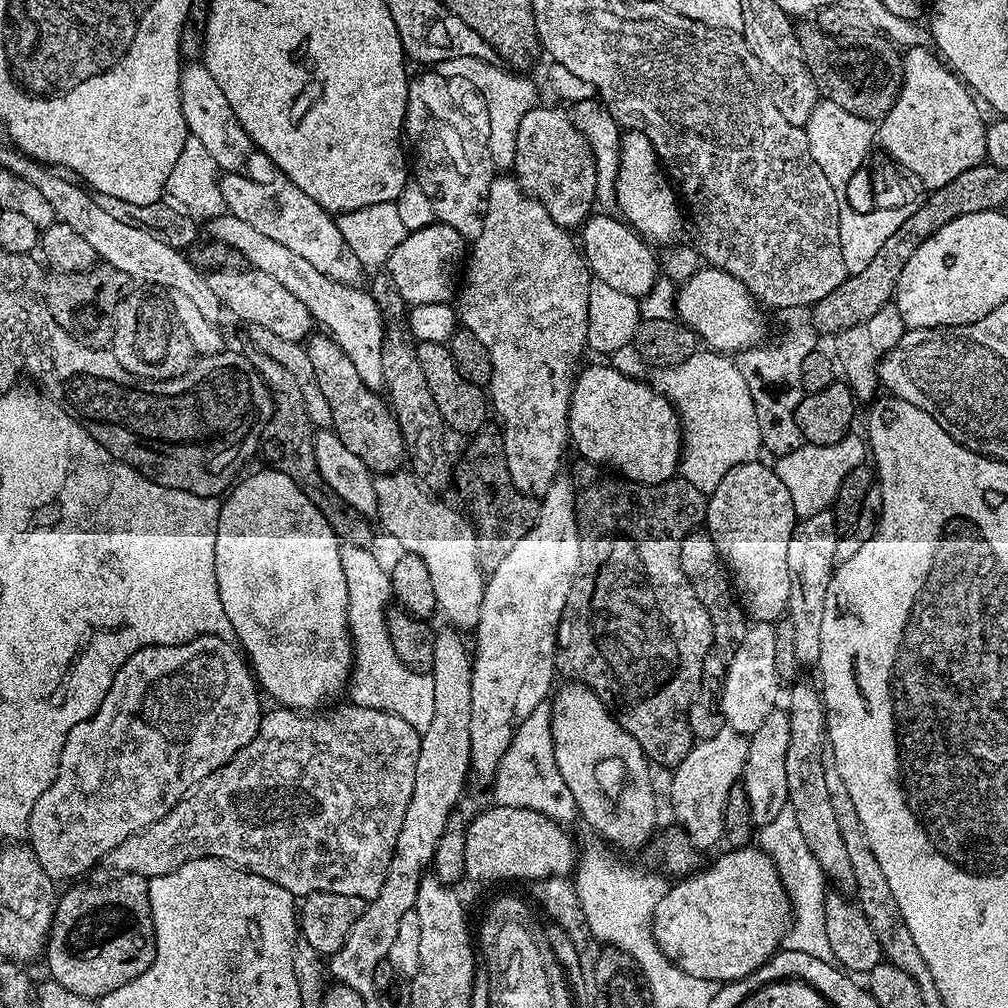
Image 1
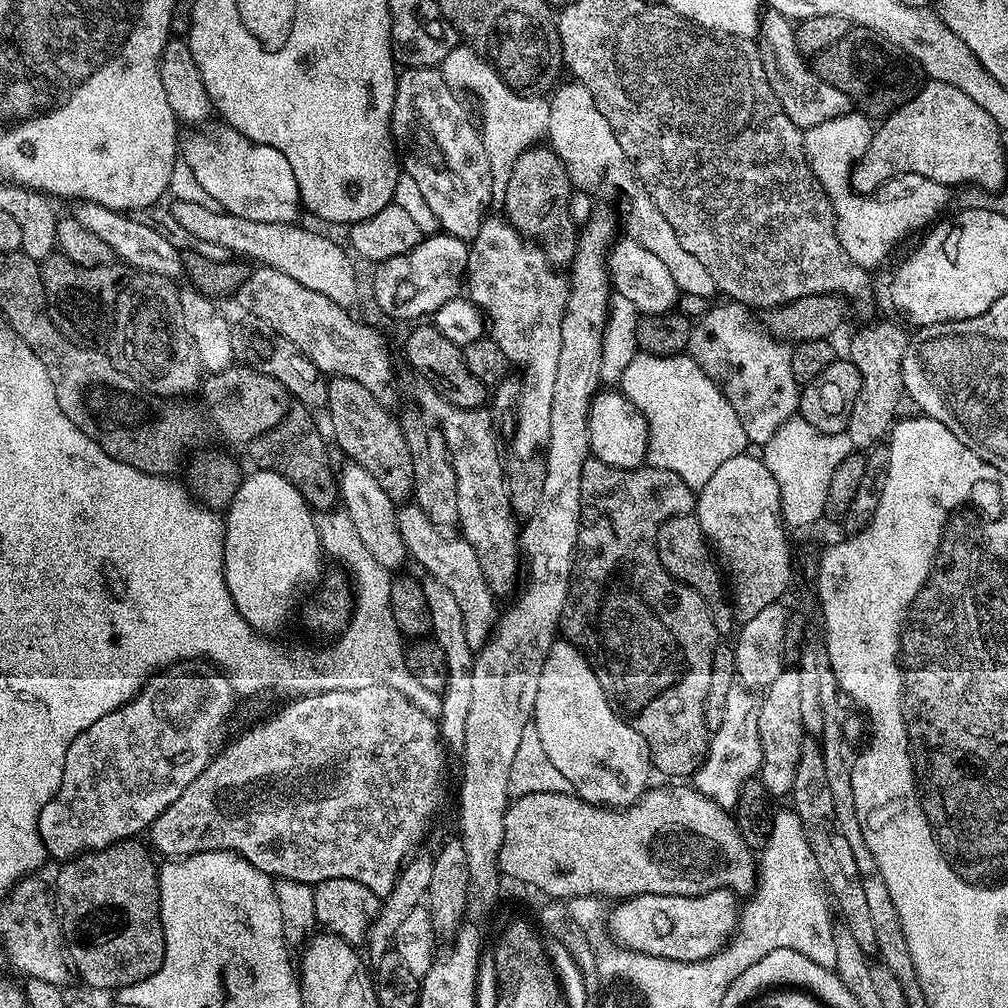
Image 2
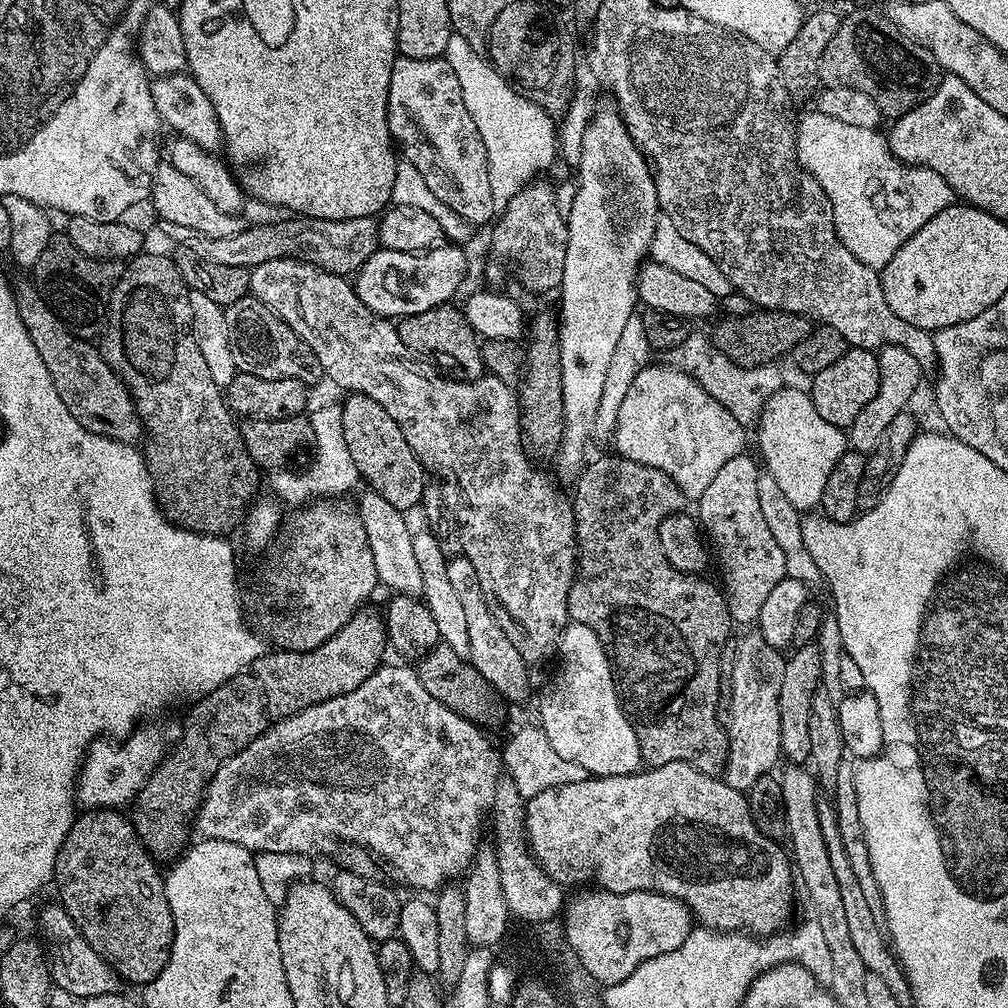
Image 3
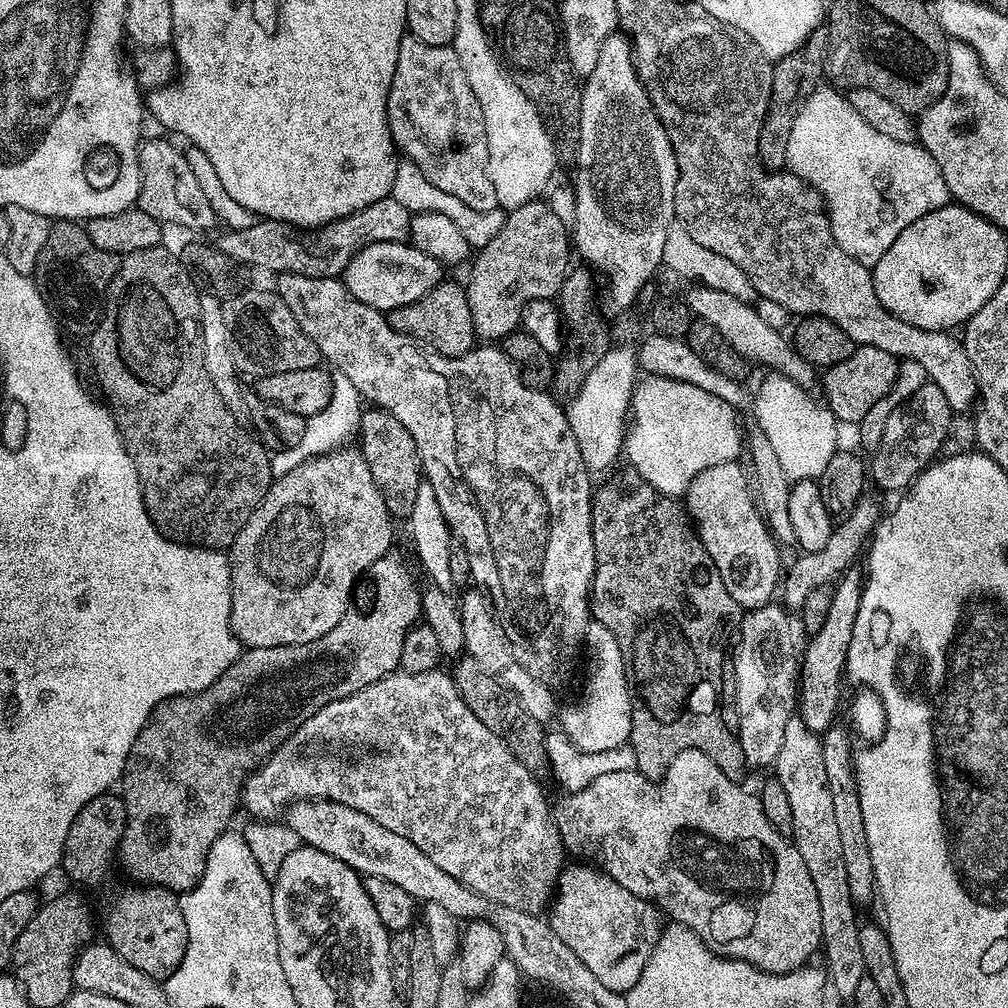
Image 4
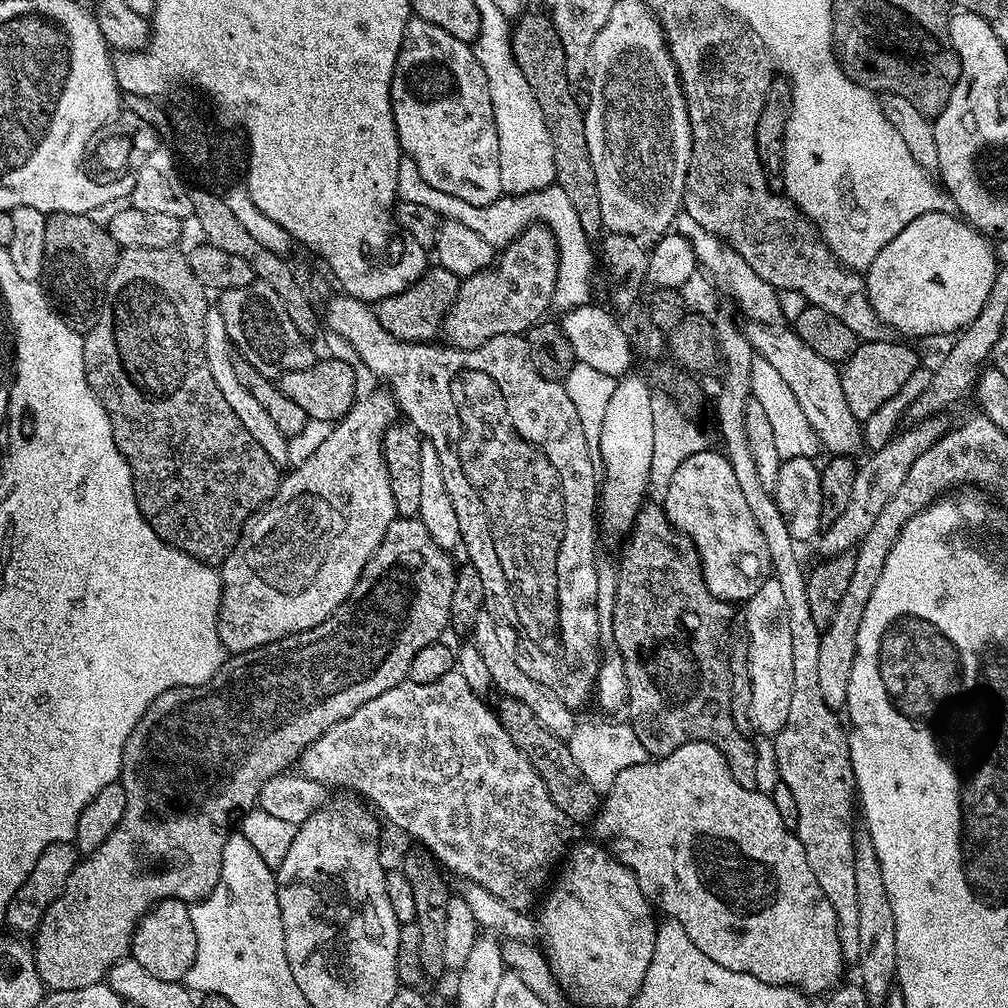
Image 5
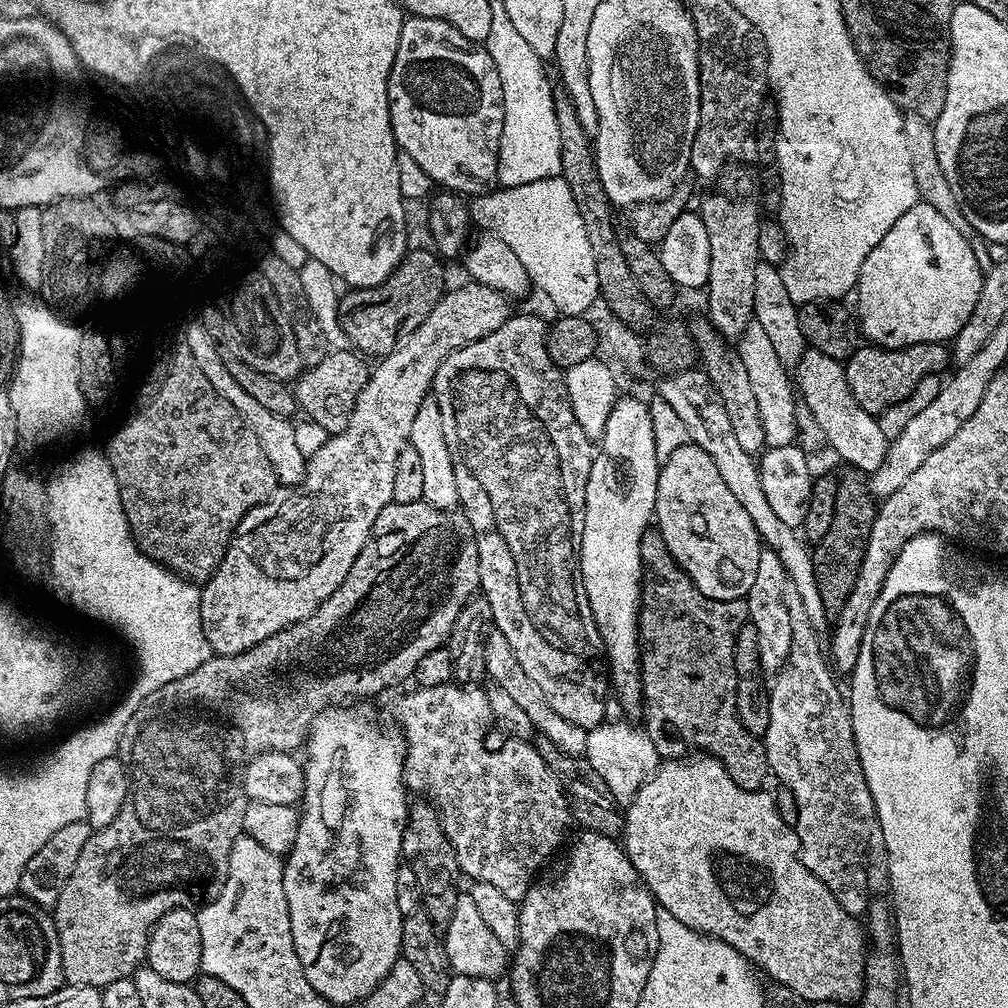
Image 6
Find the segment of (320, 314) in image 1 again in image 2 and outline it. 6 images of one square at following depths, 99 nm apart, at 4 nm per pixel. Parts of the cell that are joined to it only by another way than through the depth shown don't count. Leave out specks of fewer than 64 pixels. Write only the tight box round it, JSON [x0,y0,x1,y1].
[170,199,355,306]

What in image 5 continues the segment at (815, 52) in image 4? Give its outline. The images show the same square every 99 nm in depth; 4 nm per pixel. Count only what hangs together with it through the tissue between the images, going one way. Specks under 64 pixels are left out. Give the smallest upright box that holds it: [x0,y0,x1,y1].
[751,76,812,224]

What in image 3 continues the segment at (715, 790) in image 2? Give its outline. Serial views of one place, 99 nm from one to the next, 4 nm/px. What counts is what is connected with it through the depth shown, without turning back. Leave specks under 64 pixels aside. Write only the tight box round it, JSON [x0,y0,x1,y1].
[722,630,785,793]

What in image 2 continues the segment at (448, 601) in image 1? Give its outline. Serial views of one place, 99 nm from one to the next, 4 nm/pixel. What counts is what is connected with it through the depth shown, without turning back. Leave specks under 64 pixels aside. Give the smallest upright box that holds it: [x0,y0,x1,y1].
[397,506,498,650]

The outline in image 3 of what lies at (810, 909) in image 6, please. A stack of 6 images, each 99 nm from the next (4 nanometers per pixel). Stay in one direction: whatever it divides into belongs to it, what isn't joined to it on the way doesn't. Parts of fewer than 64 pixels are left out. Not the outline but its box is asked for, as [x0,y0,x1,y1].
[524,762,794,934]

